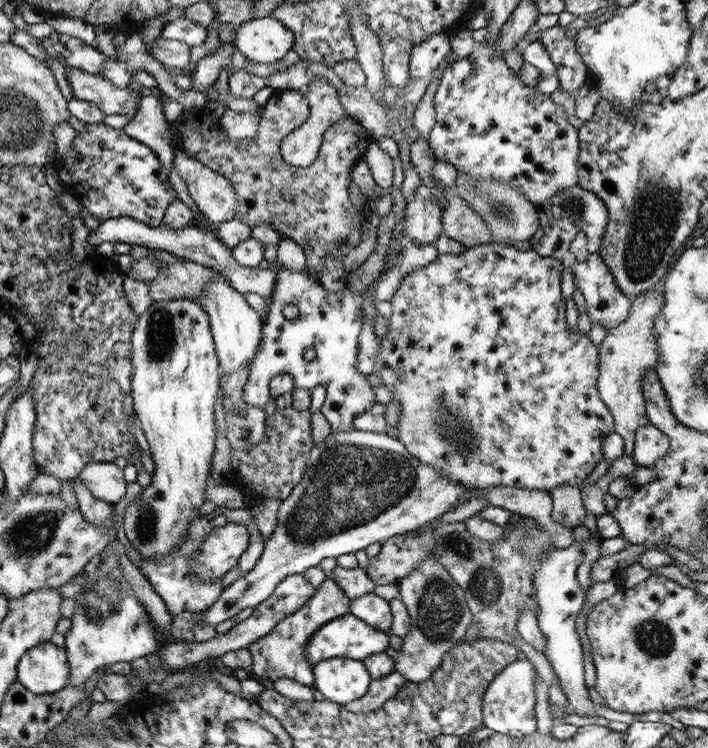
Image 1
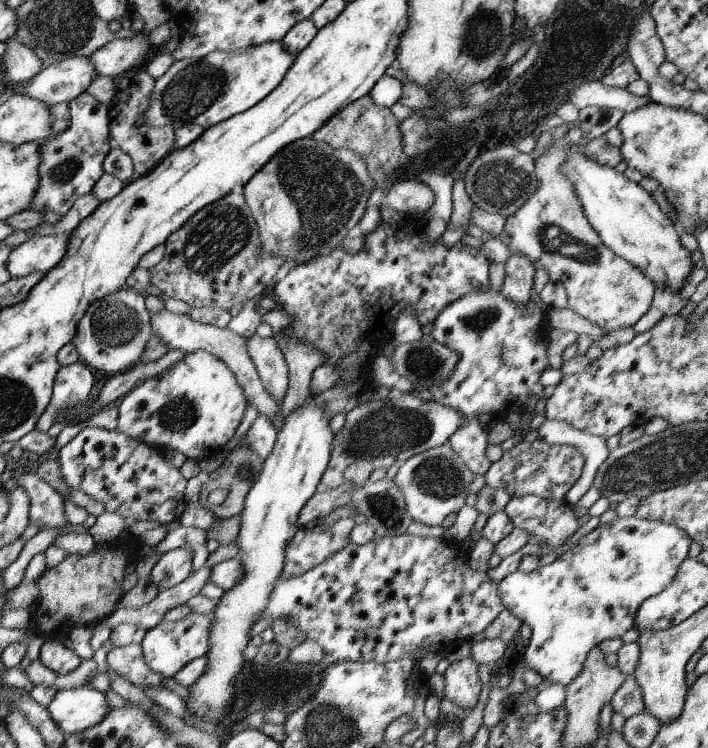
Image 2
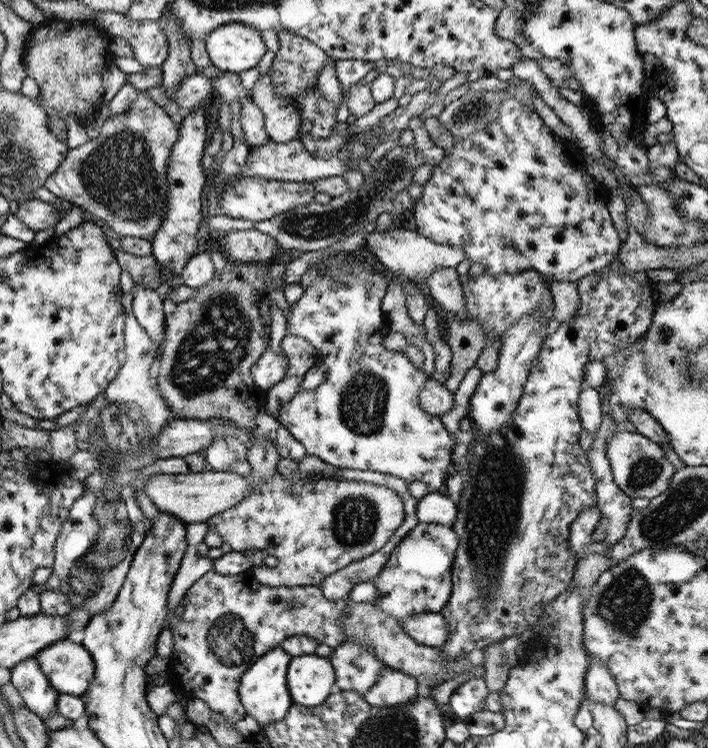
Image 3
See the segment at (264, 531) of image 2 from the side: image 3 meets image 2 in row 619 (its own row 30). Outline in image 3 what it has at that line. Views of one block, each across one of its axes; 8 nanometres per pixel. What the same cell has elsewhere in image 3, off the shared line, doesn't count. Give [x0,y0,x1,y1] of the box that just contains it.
[204,23,266,73]

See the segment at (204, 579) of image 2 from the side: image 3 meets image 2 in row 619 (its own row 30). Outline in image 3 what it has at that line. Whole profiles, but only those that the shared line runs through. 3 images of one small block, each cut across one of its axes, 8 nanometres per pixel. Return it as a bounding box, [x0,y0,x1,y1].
[92,9,169,68]

